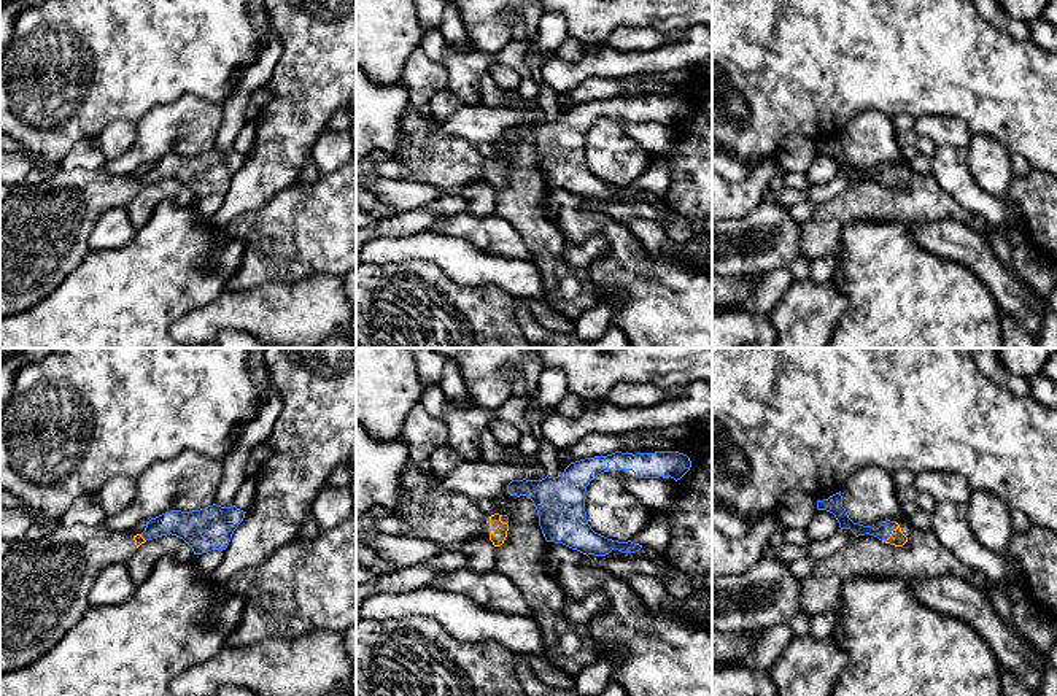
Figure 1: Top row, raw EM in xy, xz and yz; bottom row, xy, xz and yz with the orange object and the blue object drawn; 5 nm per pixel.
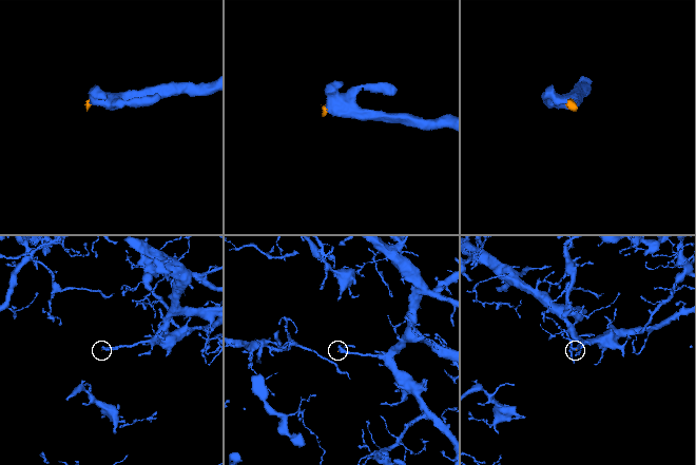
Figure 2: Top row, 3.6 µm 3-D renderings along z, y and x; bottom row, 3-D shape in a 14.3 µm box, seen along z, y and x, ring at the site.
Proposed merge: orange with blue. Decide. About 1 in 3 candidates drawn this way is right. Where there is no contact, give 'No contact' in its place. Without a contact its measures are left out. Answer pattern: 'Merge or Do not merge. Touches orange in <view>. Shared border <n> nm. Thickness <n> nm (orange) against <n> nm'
Merge. Touches orange in yz. Shared border 120 nm. Thickness 80 nm (orange) against 80 nm

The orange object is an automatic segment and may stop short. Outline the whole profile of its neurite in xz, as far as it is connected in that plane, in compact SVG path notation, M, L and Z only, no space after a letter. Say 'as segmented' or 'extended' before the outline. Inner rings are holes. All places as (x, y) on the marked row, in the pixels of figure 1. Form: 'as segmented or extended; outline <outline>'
extended; outline M410 459L402 470L401 486L399 502L378 512L393 513L405 524L402 537L436 542L451 553L477 536L488 537L494 547L504 543L509 516L488 515L464 494L450 491L429 462L416 464Z

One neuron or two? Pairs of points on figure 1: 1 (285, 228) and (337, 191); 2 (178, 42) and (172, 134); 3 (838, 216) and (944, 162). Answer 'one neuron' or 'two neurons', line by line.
1: one neuron
2: two neurons
3: two neurons

